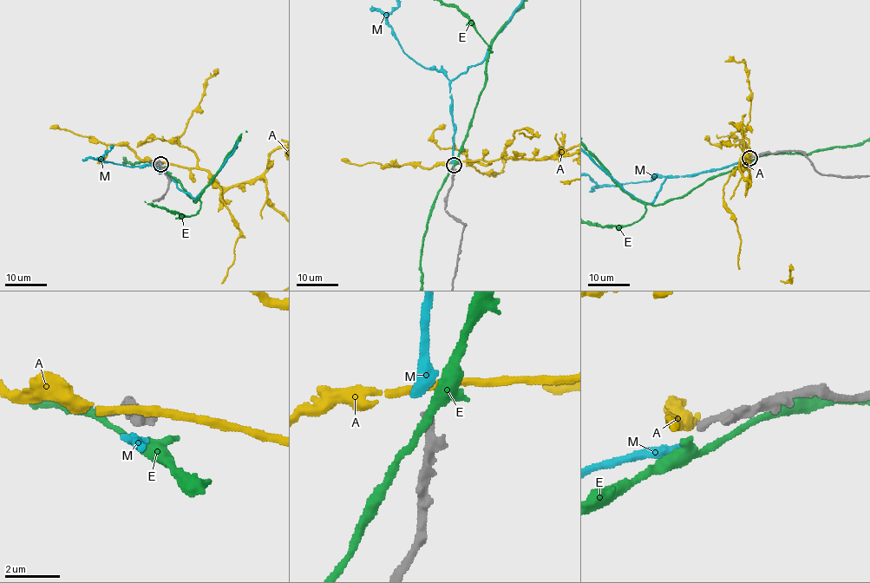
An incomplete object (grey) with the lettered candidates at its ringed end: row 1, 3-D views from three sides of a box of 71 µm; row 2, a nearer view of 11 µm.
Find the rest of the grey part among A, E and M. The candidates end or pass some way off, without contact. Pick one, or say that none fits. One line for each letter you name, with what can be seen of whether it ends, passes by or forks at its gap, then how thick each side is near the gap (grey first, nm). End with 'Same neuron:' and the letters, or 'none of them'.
Same neuron: none of them

